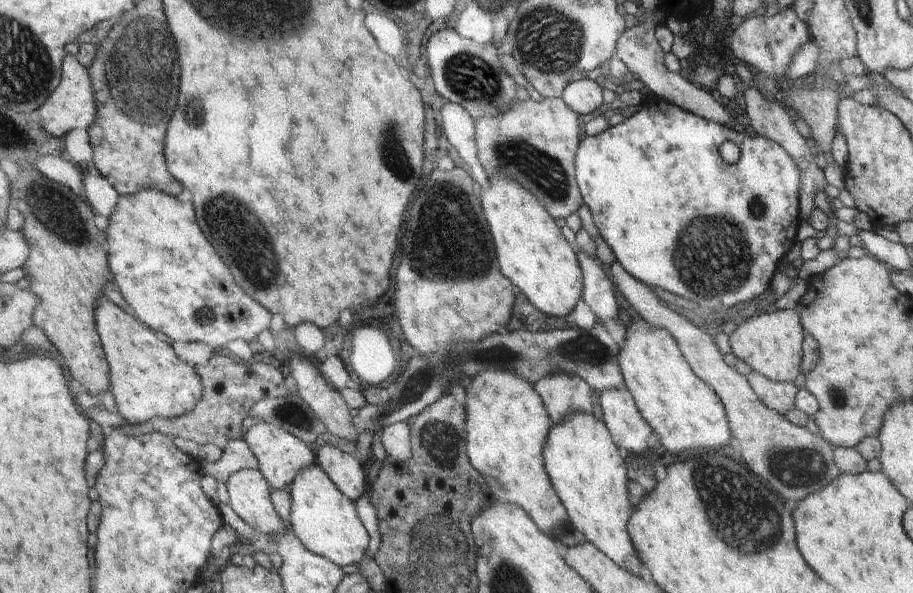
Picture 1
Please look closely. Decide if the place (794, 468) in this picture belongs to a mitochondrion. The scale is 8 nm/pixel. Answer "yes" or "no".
yes

